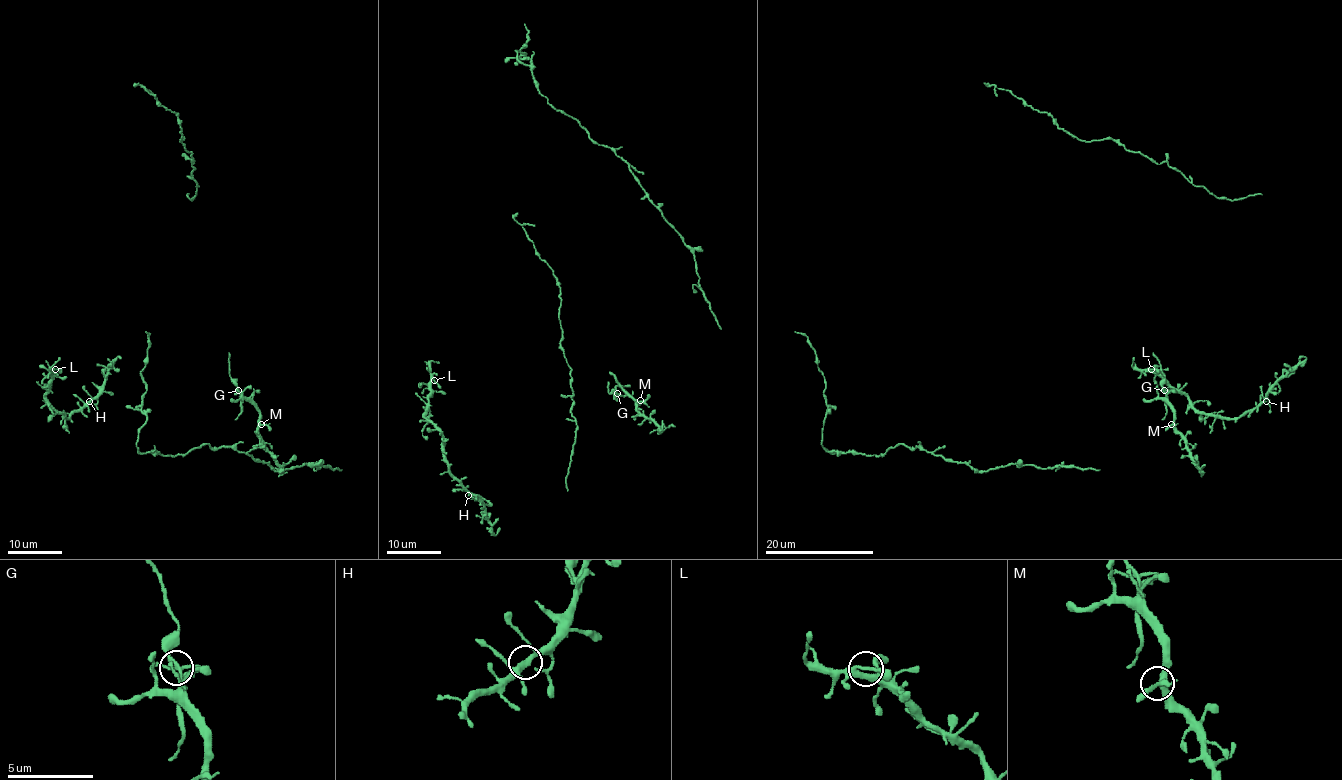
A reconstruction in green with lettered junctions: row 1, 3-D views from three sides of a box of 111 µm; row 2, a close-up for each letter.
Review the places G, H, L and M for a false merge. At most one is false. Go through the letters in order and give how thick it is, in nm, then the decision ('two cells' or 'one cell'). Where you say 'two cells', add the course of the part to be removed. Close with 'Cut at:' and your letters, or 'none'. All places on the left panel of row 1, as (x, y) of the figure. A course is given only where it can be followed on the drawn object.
G: 190 nm thick; two cells; foreign part runs (238, 391), (230, 373), (228, 353)
H: 190 nm thick; one cell
L: 200 nm thick; one cell
M: 320 nm thick; one cell
Cut at: G

